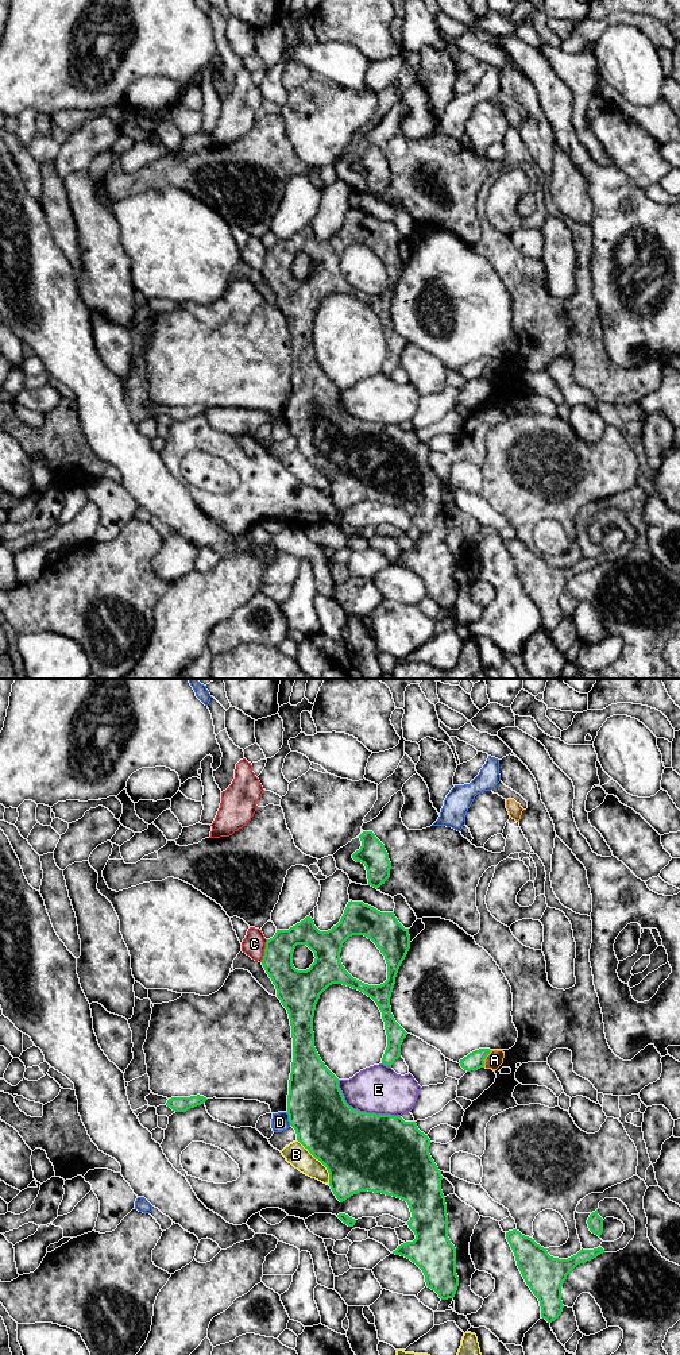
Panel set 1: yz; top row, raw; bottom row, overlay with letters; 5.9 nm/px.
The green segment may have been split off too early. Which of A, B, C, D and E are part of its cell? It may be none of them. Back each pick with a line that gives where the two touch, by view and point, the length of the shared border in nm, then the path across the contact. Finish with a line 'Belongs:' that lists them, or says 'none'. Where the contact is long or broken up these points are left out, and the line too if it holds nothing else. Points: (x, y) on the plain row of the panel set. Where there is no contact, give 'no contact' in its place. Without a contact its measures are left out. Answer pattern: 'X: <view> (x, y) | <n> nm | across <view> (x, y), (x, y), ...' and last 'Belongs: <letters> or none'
Belongs: none

